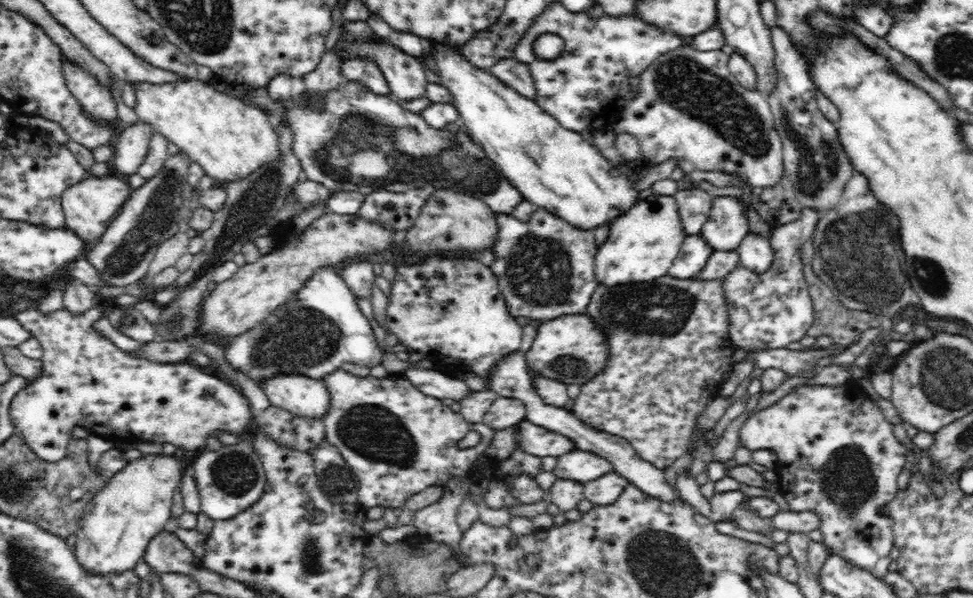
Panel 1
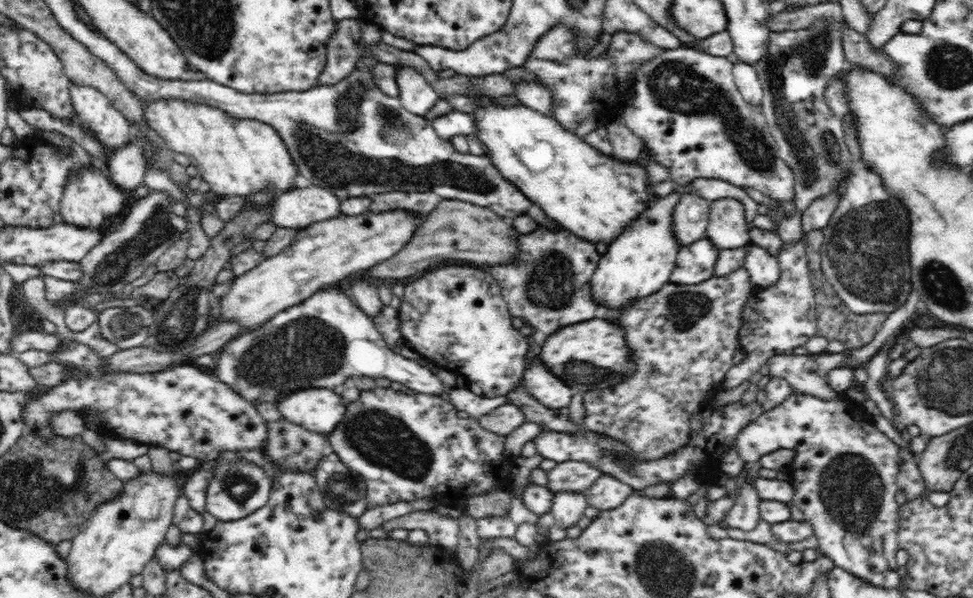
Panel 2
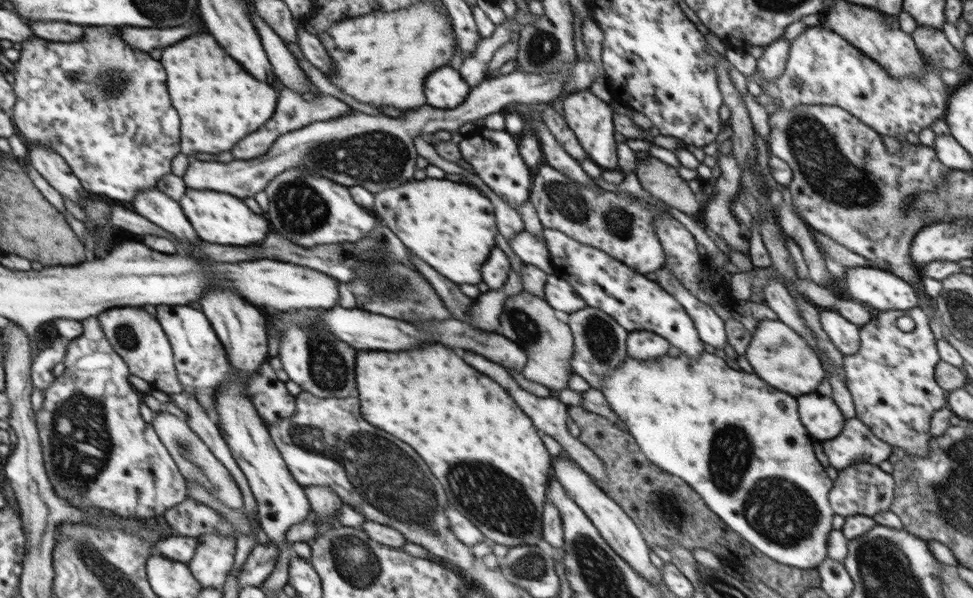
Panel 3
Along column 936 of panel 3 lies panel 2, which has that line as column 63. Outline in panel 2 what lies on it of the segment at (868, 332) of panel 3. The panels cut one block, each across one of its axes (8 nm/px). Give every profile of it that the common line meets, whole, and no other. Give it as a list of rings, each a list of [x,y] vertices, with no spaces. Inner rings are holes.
[[[62,340],[63,348],[50,355],[50,360],[66,365],[72,373],[70,380],[58,386],[42,386],[36,394],[26,395],[22,410],[24,422],[46,443],[57,437],[49,423],[54,413],[71,410],[82,414],[82,409],[88,409],[102,417],[102,428],[116,428],[106,430],[106,434],[160,444],[181,456],[193,456],[201,465],[220,460],[222,452],[260,450],[264,454],[268,438],[266,420],[255,405],[214,375],[206,375],[190,363],[144,374],[107,372],[103,370],[105,358],[96,351],[72,340]]]

